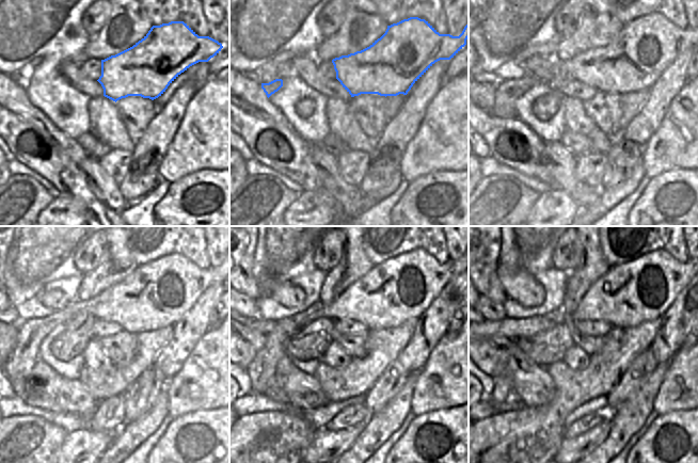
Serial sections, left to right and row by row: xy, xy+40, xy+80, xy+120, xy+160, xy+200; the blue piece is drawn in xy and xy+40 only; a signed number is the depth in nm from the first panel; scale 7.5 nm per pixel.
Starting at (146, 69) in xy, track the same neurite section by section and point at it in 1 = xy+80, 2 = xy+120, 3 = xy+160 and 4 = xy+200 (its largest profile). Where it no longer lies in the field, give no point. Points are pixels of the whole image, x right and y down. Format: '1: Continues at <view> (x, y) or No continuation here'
1: Continues at xy+80 (644, 48)
2: Continues at xy+120 (156, 294)
3: Continues at xy+160 (400, 289)
4: Continues at xy+200 (628, 294).

